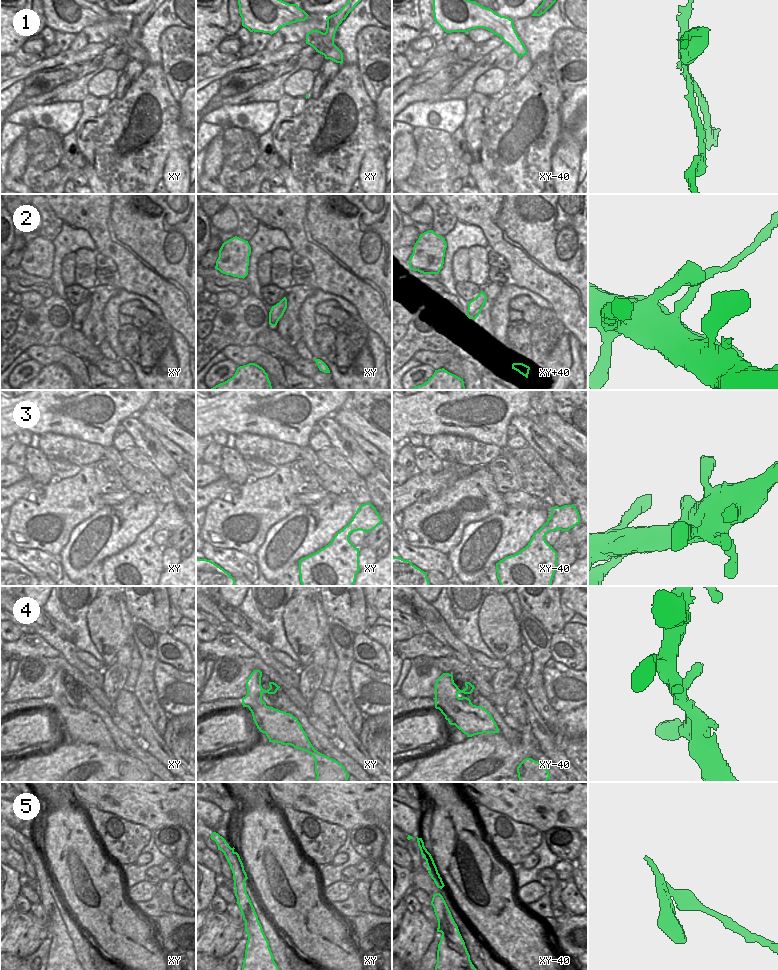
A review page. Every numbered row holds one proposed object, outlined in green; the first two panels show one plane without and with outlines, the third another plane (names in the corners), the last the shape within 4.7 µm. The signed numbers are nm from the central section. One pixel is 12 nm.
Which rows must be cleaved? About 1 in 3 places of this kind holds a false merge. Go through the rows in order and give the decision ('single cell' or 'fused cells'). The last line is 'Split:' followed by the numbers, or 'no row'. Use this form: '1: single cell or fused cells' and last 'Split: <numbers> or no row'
1: fused cells
2: fused cells
3: single cell
4: single cell
5: fused cells
Split: 1, 2, 5

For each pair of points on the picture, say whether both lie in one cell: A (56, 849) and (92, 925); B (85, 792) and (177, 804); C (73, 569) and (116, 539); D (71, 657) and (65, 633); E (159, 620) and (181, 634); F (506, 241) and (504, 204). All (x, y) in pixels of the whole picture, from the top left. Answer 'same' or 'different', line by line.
A: same
B: same
C: same
D: different
E: different
F: same

